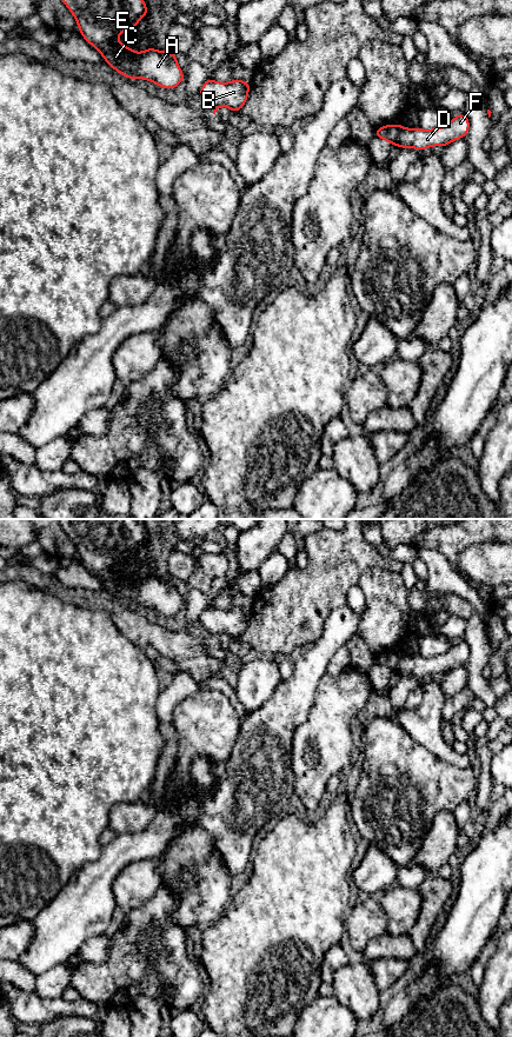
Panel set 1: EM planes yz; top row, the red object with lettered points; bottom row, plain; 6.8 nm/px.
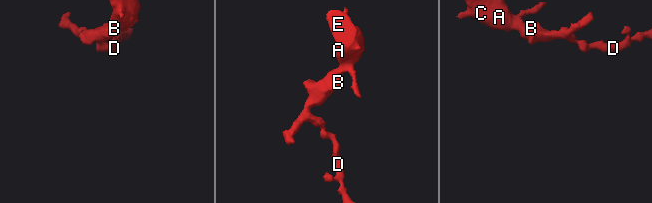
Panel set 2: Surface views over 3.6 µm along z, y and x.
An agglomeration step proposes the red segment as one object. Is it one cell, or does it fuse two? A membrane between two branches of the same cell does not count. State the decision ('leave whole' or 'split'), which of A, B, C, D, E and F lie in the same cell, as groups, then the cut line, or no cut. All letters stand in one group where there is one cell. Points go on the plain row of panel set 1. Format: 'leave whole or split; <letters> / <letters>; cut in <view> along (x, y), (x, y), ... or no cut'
leave whole; A B C D E F; no cut

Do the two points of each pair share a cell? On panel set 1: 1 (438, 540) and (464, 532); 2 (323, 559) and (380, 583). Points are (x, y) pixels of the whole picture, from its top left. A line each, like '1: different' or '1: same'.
1: same
2: different

